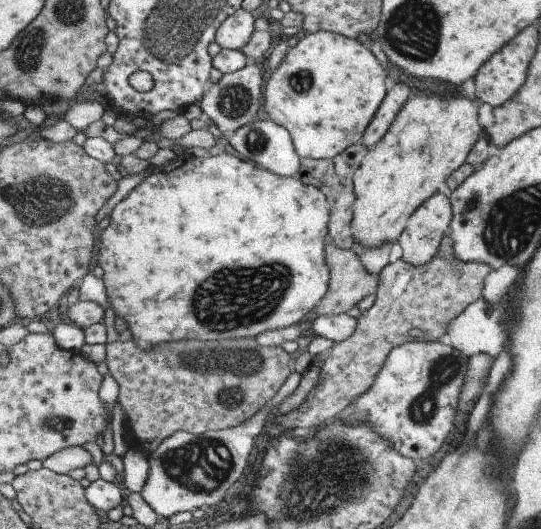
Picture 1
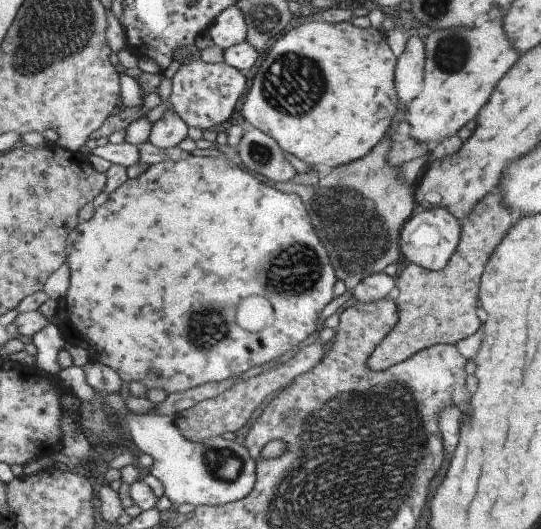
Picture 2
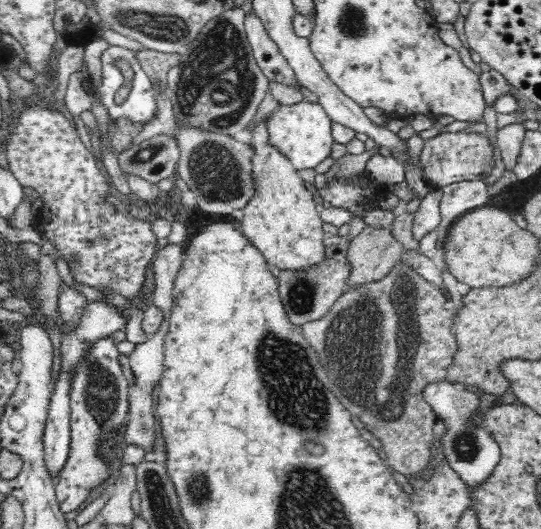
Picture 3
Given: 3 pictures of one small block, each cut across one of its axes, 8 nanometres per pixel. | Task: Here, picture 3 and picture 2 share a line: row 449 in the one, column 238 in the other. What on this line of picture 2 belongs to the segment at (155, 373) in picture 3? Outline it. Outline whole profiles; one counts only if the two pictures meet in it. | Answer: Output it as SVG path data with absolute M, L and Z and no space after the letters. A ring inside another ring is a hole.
M253 124L243 126L243 136L237 152L243 166L247 166L253 174L263 174L265 178L275 180L277 184L283 184L299 174L285 156L287 152L283 152L275 138Z

